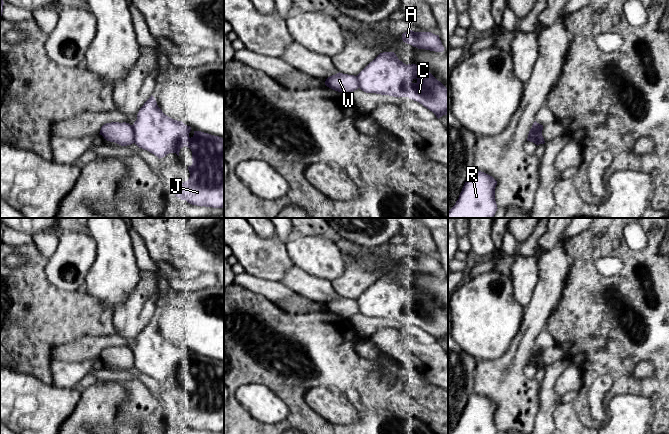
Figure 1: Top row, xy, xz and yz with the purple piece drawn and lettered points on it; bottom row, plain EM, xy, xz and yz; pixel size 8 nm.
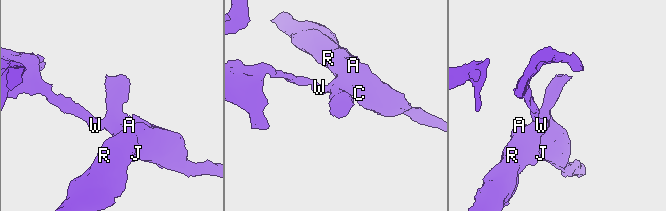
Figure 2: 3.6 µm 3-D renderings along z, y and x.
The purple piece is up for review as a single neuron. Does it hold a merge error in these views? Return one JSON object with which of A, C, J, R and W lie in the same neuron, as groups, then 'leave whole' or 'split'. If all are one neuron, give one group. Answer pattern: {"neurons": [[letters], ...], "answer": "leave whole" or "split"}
{"neurons": [["A", "C", "J", "R"], ["W"]], "answer": "split"}

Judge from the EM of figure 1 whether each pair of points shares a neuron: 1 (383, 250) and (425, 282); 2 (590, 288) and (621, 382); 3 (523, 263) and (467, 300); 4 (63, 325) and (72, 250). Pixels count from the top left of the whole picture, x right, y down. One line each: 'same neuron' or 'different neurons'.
1: different neurons
2: same neuron
3: different neurons
4: different neurons

